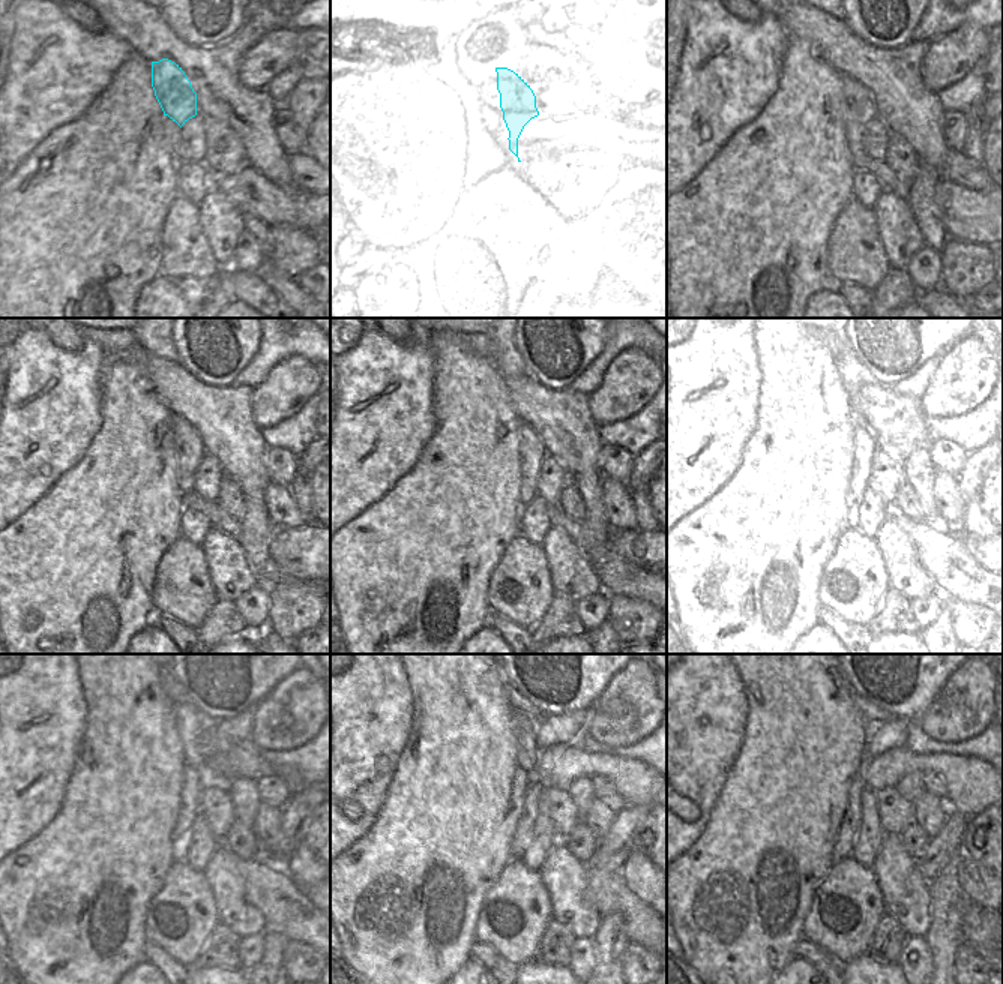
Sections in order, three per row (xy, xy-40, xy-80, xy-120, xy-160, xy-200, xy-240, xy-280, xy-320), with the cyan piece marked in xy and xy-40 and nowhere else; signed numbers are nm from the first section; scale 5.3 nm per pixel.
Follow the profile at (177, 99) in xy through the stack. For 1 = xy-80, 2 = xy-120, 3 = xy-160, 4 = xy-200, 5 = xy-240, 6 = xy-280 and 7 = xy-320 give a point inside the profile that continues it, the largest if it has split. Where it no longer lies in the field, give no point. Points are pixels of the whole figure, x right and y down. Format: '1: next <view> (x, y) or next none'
1: next xy-80 (858, 105)
2: next xy-120 (189, 450)
3: next xy-160 (530, 449)
4: next xy-200 (865, 446)
5: next xy-240 (192, 779)
6: next xy-280 (521, 780)
7: next xy-320 (850, 824)

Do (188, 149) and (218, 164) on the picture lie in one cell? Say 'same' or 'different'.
different

